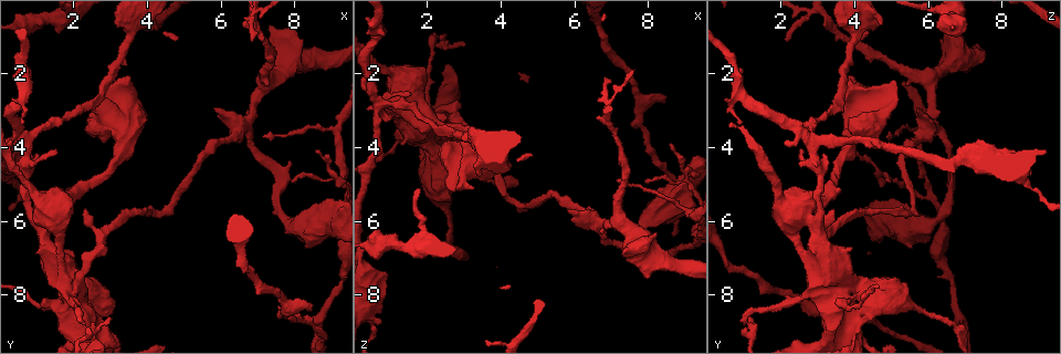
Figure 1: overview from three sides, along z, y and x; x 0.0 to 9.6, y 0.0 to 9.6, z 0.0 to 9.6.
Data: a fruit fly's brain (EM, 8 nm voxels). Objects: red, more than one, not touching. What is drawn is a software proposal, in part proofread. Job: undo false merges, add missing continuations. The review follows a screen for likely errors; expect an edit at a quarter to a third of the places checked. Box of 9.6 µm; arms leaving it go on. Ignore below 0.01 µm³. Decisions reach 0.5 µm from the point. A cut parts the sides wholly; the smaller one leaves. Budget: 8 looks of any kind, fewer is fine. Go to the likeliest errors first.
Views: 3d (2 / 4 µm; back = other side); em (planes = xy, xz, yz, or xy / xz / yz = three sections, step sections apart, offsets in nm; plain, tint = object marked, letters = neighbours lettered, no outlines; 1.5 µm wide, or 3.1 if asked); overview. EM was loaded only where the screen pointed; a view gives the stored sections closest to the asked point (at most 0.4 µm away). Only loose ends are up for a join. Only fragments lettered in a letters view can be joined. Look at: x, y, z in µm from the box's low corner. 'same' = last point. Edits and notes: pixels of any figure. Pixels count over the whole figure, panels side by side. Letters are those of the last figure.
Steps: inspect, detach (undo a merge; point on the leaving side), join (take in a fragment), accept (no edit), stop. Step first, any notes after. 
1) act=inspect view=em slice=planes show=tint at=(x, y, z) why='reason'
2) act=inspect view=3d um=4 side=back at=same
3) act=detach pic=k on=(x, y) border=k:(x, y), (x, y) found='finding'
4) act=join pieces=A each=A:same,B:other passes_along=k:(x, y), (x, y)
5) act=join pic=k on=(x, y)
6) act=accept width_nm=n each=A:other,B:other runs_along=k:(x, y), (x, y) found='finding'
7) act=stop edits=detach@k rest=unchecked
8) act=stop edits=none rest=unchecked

act=inspect view=3d um=2 at=(1.95, 8.05, 2.55) why='sudden change in width'

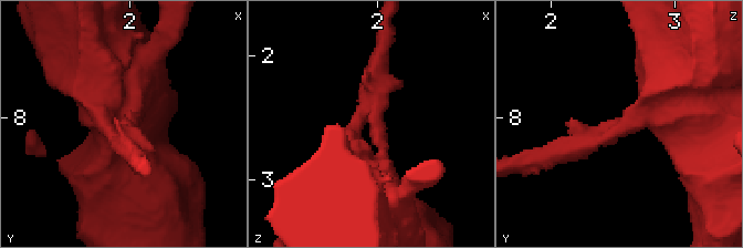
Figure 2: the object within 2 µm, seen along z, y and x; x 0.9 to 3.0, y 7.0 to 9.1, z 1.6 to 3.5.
act=inspect view=em slice=yz step=4 show=letters at=(1.88, 8.08, 2.58) arm_widths_nm=160,650 why='shape alone is not enough'

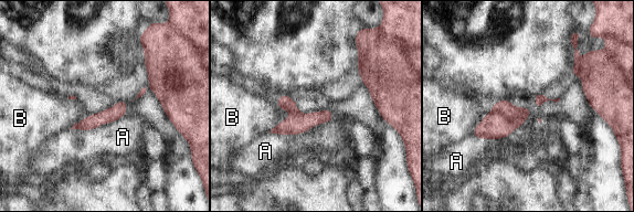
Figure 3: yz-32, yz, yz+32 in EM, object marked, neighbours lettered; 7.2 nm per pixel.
act=detach pic=3 on=(514, 114) width_nm=70 each=A:other,B:other border=3:(500, 112), (511, 122), (522, 122) found='a second neuron is stuck on'

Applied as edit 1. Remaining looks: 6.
act=inspect view=3d um=2 at=(8.00, 4.95, 5.00) why='tapers out'

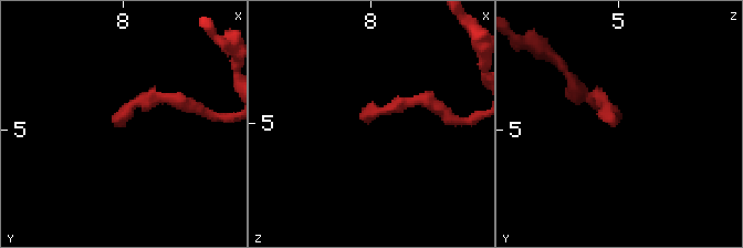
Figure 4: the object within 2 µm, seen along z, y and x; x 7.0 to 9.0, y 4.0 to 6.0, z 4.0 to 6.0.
act=inspect view=em slice=yz step=4 show=letters at=(7.94, 4.96, 4.96) why='shape alone is not enough'

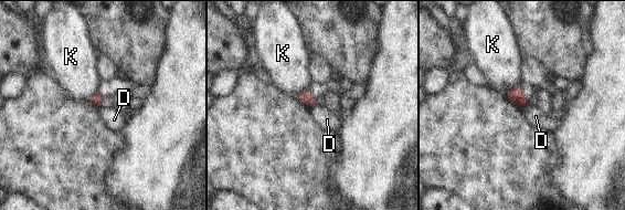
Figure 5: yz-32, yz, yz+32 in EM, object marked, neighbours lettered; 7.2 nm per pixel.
act=accept width_nm=80 each=D:other,K:other found='none of them fits'

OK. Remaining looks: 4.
act=inspect view=em slice=planes show=letters at=(3.00, 8.60, 1.25) why='tapers out'

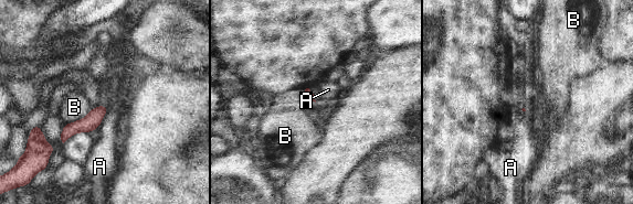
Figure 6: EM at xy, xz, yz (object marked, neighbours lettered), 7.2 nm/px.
act=accept each=A:other,B:other runs_along=6:(104, 108), (63, 137) found='no lettered fragment goes on from it'

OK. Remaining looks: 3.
act=stop edits=detach@3 rest=unchecked

